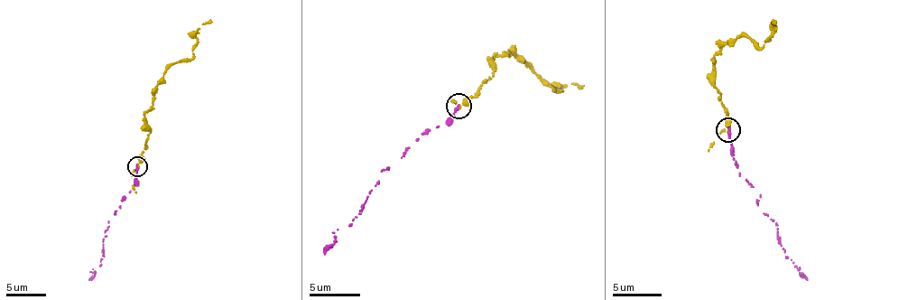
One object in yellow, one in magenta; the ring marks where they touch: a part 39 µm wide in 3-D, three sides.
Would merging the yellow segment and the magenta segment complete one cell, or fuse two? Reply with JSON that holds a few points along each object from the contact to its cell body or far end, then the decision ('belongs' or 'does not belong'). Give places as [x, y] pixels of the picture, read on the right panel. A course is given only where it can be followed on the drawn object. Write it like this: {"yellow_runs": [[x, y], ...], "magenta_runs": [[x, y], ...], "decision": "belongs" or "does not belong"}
{"yellow_runs": [[728, 131], [729, 114], [719, 92], [714, 54], [742, 37], [760, 48], [772, 34], [773, 20], [774, 23]], "magenta_runs": [[729, 129], [732, 153], [740, 176], [760, 193], [758, 205], [776, 222], [776, 239], [785, 257], [806, 280]], "decision": "does not belong"}

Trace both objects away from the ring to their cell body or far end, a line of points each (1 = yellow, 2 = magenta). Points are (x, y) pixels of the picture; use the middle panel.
1: (459, 107), (492, 78), (493, 59), (506, 51), (554, 89), (559, 90), (560, 85), (572, 82), (583, 87)
2: (457, 107), (449, 122), (422, 133), (382, 172), (352, 223), (337, 229), (325, 254)

